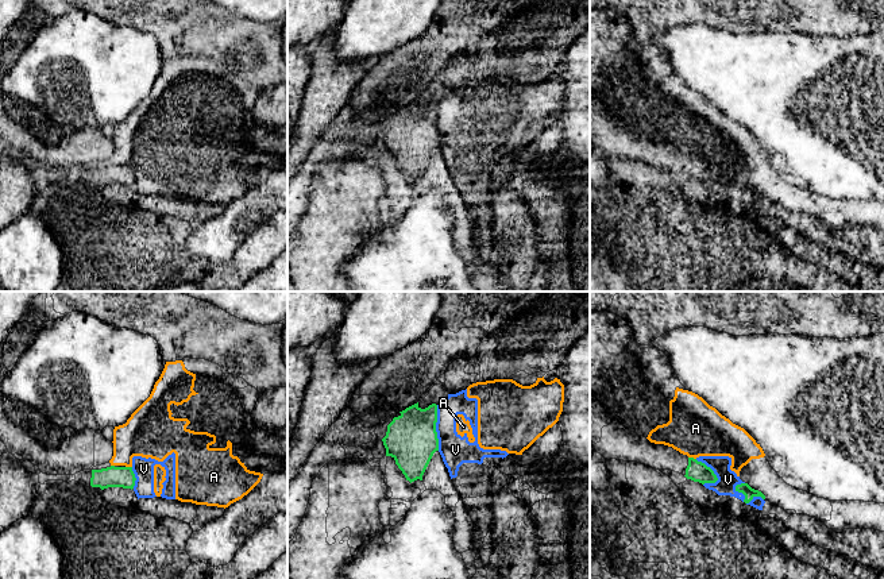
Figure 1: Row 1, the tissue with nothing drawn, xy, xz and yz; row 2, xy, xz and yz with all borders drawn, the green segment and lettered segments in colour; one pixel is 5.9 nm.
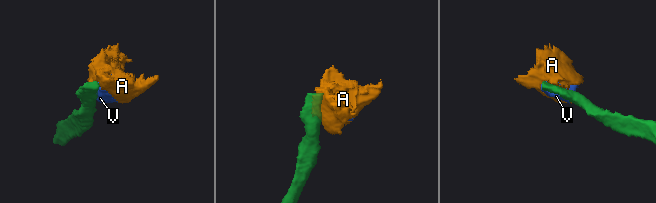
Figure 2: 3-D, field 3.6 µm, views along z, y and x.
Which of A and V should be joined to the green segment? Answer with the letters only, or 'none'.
none

